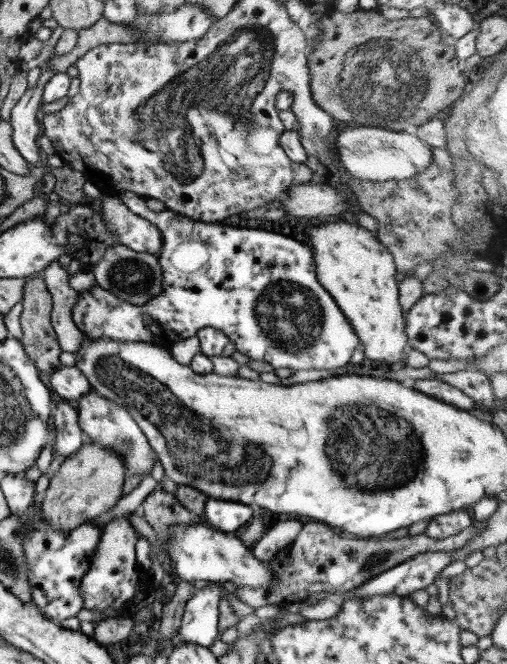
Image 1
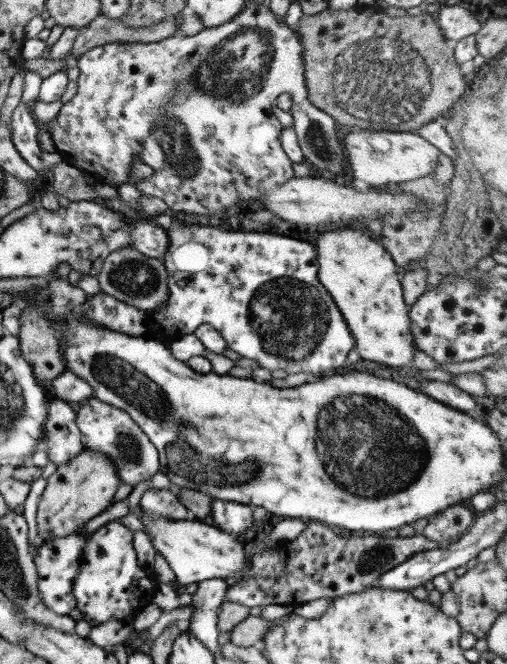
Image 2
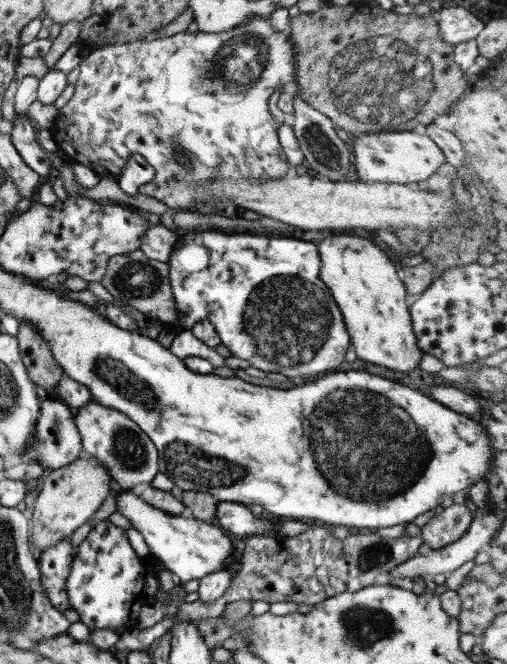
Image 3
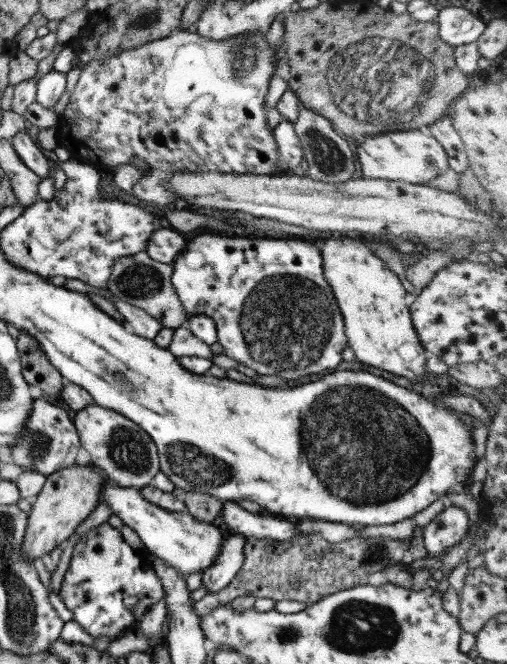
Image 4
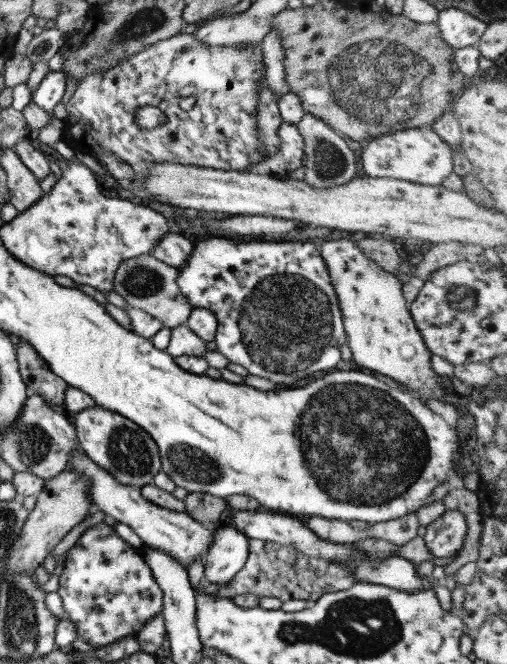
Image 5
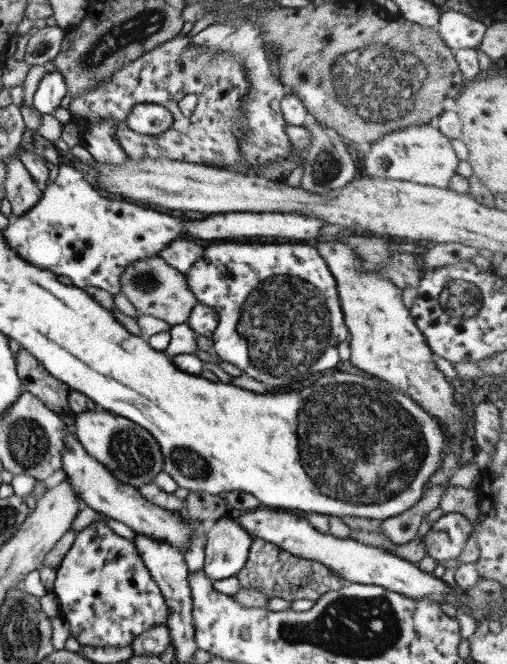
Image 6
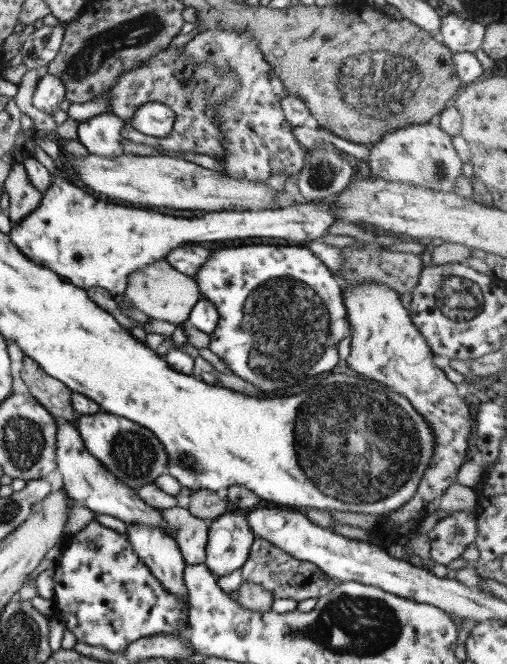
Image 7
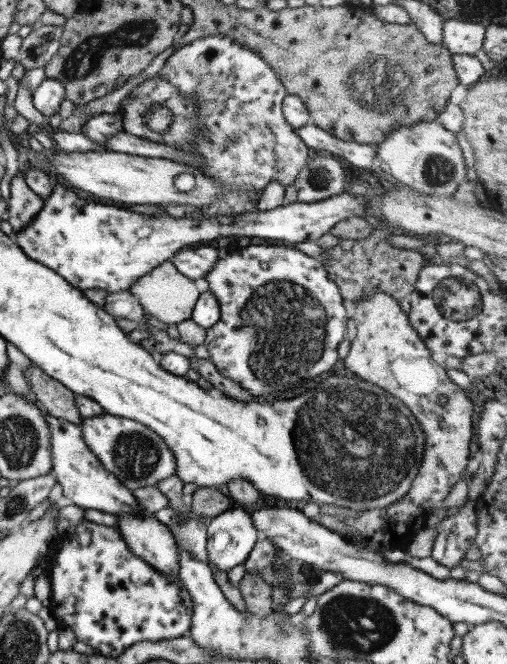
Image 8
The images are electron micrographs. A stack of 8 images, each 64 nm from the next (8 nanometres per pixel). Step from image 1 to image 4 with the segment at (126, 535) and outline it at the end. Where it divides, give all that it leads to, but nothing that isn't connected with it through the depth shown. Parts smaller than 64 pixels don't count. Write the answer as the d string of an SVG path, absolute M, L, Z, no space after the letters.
M108 521L92 528L82 535L76 543L70 565L65 572L59 592L65 608L72 611L73 620L94 637L110 636L118 638L120 632L130 626L140 624L142 615L165 596L164 587L156 571L144 566L139 552L133 549L122 536L118 528L112 527Z

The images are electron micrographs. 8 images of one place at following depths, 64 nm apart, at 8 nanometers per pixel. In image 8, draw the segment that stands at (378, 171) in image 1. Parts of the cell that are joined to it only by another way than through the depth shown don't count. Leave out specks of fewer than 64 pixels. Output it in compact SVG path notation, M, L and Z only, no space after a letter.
M438 120L415 123L410 127L401 127L387 134L384 140L375 147L376 160L378 160L377 170L390 174L398 182L402 182L402 184L406 184L406 186L410 186L420 191L420 193L450 196L468 178L467 166L464 163L465 159L460 146L458 146L455 133L449 132L442 124L439 124Z

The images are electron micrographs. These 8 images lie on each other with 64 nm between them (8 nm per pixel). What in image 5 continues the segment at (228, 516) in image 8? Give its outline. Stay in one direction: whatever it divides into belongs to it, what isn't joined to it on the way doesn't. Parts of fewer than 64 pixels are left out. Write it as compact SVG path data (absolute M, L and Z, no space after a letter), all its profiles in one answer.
M223 519L214 531L212 546L205 557L204 579L212 584L228 584L246 564L250 539Z

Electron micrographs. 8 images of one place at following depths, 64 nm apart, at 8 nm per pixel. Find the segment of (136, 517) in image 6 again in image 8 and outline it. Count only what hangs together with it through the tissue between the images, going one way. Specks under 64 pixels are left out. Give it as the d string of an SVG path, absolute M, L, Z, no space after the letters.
M46 411L46 423L48 423L48 428L50 428L50 445L52 448L52 461L53 470L57 474L57 481L62 485L63 495L69 498L76 504L84 509L88 510L102 510L102 512L108 512L108 514L144 514L152 515L152 512L145 512L138 499L132 495L132 491L124 486L124 483L114 475L109 472L104 466L99 463L98 458L95 454L88 448L84 438L82 436L82 430L78 425L72 424L67 420L56 418L56 416L50 416Z

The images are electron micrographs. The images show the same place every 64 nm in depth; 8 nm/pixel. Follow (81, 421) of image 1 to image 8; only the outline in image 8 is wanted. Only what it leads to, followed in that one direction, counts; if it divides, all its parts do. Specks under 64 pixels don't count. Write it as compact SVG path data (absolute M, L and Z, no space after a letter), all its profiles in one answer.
M110 413L84 418L79 427L84 442L98 458L99 463L131 491L154 486L158 481L175 475L174 454L152 428Z

